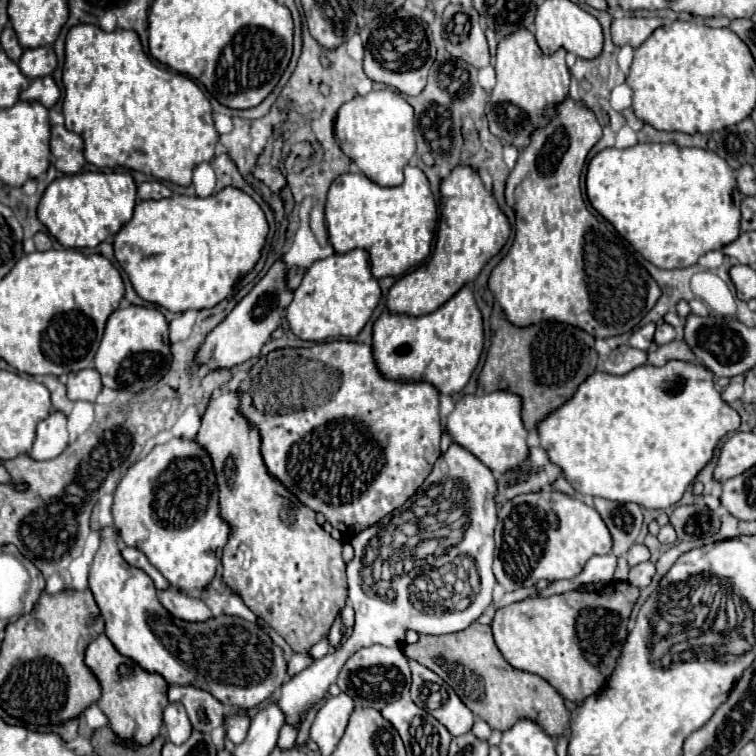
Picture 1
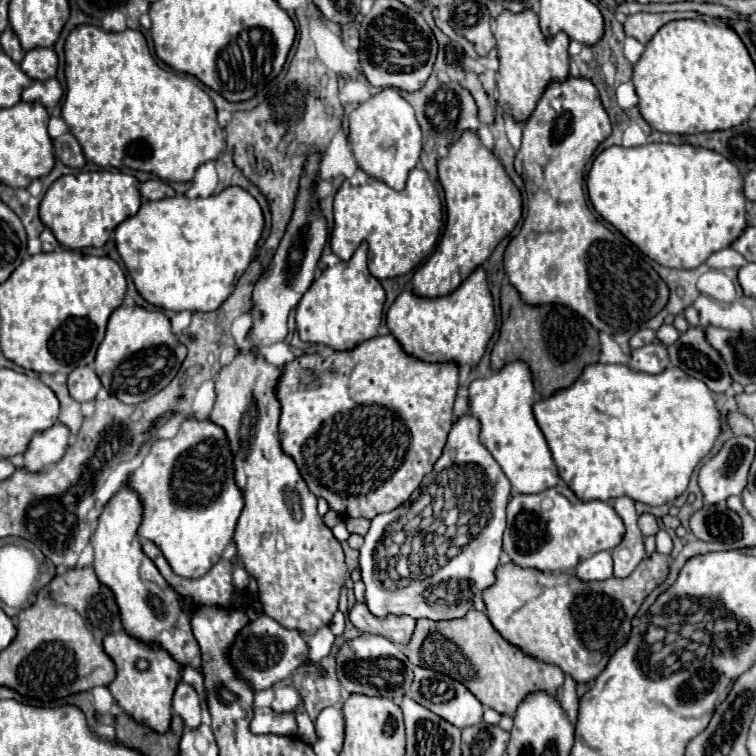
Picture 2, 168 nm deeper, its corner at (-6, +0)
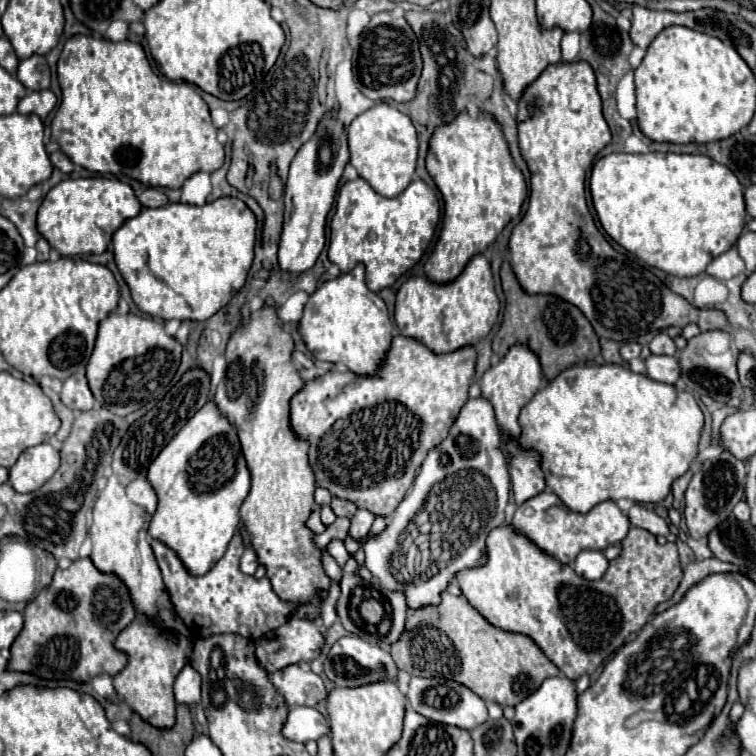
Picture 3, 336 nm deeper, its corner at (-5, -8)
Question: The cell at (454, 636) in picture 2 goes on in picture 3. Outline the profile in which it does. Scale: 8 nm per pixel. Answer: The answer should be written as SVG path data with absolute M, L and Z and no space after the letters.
M449 591L441 595L441 603L437 607L425 607L425 609L407 609L407 623L405 633L397 643L391 645L391 657L395 659L397 667L407 671L409 675L417 677L445 677L459 681L467 689L471 689L475 695L483 697L487 703L497 703L501 707L515 707L519 701L523 701L529 693L533 693L547 677L557 677L559 669L545 657L545 653L529 639L527 635L519 633L505 633L485 621L485 617L469 605L465 597L455 597Z

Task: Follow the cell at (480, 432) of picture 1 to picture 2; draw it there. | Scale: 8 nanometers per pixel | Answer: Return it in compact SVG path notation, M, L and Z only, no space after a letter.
M512 361L490 377L476 379L470 385L470 413L476 413L482 425L480 441L494 455L516 493L540 493L558 483L556 465L552 467L550 449L532 413L534 403L532 373L526 361Z

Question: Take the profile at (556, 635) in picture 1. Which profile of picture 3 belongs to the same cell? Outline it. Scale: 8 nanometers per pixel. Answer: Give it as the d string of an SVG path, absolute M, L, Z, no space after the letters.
M503 525L493 529L487 537L487 551L489 551L487 565L457 573L457 583L463 595L467 597L467 601L493 627L531 637L539 645L539 649L547 655L547 659L565 677L577 679L581 675L593 675L599 669L599 665L603 665L603 661L627 641L627 637L631 637L645 625L649 613L653 613L653 609L661 601L667 601L675 593L681 581L683 573L679 567L679 555L675 543L659 545L649 531L631 527L627 537L621 541L621 547L623 553L609 563L607 573L599 581L587 581L579 577L569 565L561 565L555 557L545 555L529 539L515 533L511 525Z

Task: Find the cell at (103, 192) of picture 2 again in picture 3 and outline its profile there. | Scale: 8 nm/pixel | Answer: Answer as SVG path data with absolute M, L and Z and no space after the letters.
M65 179L45 195L37 213L37 229L63 257L89 253L99 255L107 249L113 233L123 225L123 221L135 217L139 211L141 203L133 189L119 179Z

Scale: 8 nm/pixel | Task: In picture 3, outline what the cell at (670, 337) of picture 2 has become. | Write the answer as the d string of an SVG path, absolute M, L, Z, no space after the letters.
M665 331L655 335L655 339L649 343L649 347L651 347L653 355L675 355L677 353L677 347L675 347L673 339Z

